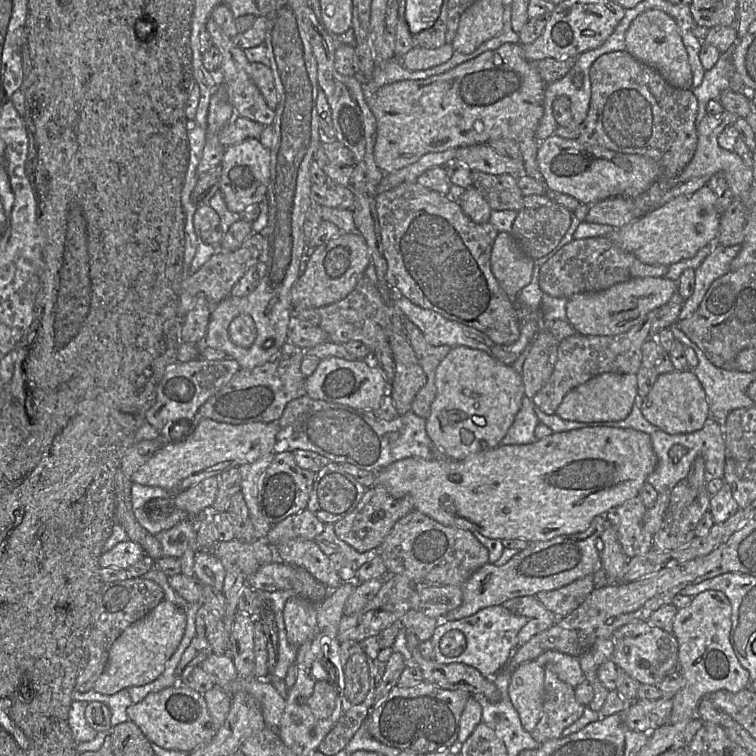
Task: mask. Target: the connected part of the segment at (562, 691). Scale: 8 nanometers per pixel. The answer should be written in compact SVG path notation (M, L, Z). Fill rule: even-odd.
M544 667L544 673L543 709L537 726L530 733L540 744L560 738L563 730L576 722L585 709L575 698L575 688L561 681L549 667Z

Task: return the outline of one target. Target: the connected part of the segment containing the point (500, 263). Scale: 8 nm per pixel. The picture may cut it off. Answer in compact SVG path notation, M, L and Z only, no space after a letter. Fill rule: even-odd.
M499 232L491 252L490 266L493 275L506 295L513 300L517 298L520 291L529 284L533 275L534 259L527 256L519 247L511 233Z

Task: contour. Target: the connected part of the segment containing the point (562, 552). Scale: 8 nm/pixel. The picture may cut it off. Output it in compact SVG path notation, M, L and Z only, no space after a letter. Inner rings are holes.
M597 515L583 532L561 535L547 541L530 542L524 550L502 566L486 563L461 586L463 592L461 605L448 612L443 620L460 620L485 607L502 605L516 597L535 596L539 592L556 590L593 574L600 564L597 543L606 524L608 524L606 515Z

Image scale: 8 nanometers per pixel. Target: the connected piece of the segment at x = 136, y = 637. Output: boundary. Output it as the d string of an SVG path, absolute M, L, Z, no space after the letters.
M162 600L142 619L131 624L113 643L105 670L96 680L96 692L112 695L133 686L148 684L159 677L176 651L186 627L186 609Z

